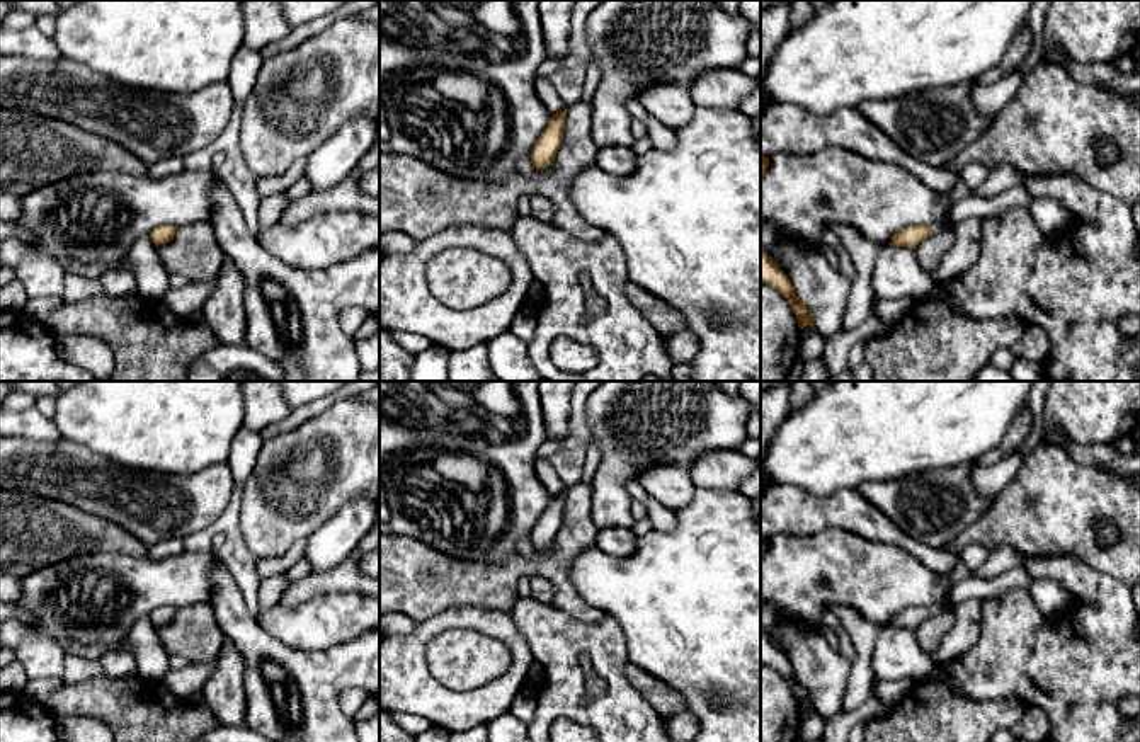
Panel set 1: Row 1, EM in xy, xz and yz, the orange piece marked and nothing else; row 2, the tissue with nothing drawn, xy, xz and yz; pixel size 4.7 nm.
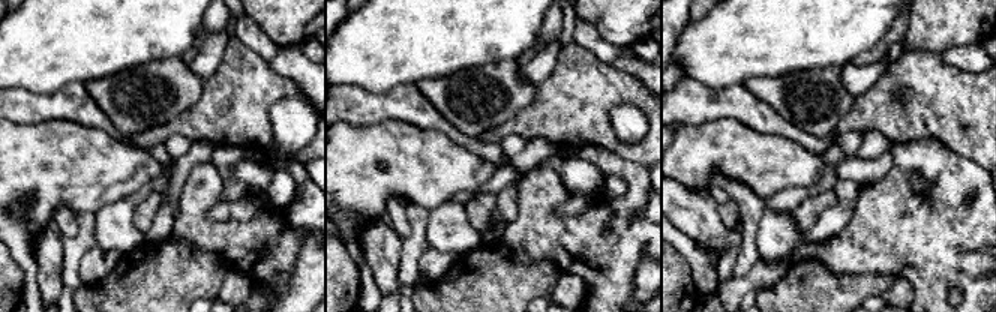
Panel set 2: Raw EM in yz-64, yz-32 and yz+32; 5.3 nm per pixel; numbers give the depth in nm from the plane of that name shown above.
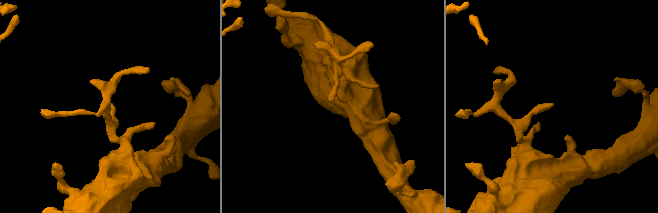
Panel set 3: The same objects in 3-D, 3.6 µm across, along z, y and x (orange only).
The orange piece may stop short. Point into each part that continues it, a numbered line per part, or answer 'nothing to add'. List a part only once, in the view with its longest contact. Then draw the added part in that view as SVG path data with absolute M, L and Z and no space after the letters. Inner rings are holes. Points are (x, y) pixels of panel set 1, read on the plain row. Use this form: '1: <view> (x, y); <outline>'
1: yz (938, 606); M946 582L941 597L931 606L931 614L939 614L941 611L948 609L946 608L946 599L948 599L948 592L951 589L953 582Z

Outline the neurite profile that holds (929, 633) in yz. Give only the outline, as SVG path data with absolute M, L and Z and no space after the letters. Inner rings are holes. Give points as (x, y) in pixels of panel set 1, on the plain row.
M944 609L939 614L931 614L915 628L915 636L921 650L929 655L934 654L955 623L956 614L953 609Z

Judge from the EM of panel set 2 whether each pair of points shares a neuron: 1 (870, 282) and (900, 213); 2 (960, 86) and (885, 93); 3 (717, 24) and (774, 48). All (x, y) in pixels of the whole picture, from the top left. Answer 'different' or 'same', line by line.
1: different
2: same
3: same

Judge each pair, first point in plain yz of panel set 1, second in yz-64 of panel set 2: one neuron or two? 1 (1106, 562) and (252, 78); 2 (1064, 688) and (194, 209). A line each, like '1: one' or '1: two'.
1: one
2: one

